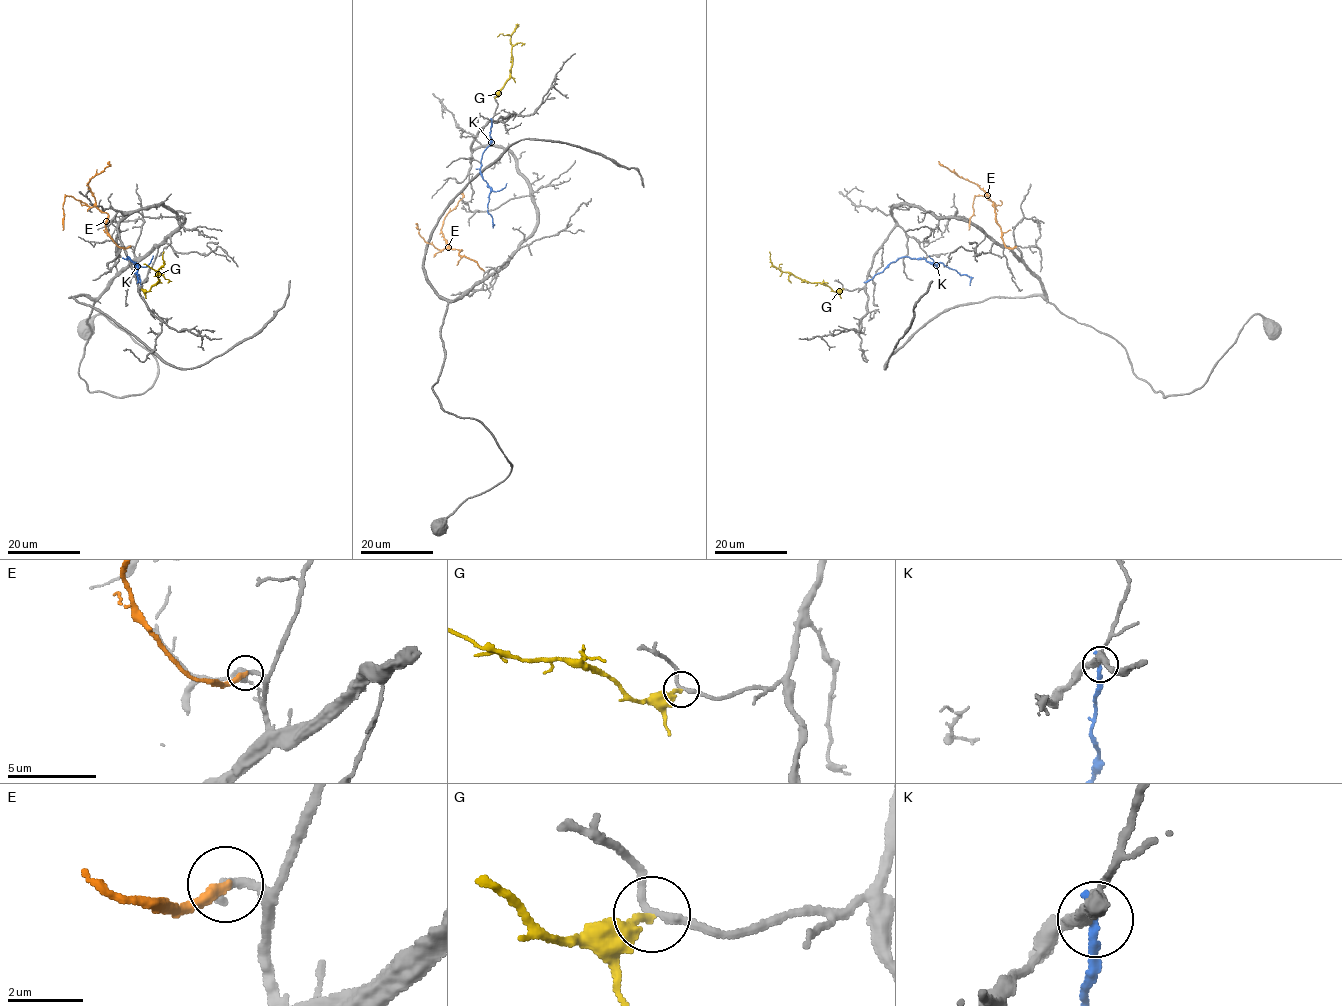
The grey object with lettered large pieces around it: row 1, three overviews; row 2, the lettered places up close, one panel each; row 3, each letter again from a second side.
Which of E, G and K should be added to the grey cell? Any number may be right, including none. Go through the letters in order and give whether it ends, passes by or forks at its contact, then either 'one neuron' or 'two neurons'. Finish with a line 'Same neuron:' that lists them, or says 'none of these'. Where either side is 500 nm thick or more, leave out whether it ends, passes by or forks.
E: it ends there; one neuron
G: it ends there; two neurons
K: it ends there; two neurons
Same neuron: E

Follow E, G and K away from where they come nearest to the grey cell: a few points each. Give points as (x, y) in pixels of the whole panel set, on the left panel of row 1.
E: (130, 246), (117, 245), (109, 235), (105, 227), (108, 215), (95, 206), (87, 184), (109, 161)
G: (141, 289), (148, 291), (158, 281), (157, 271), (164, 262), (164, 252)
K: (138, 282), (137, 265), (127, 257), (136, 264), (134, 272), (138, 274), (141, 285)

